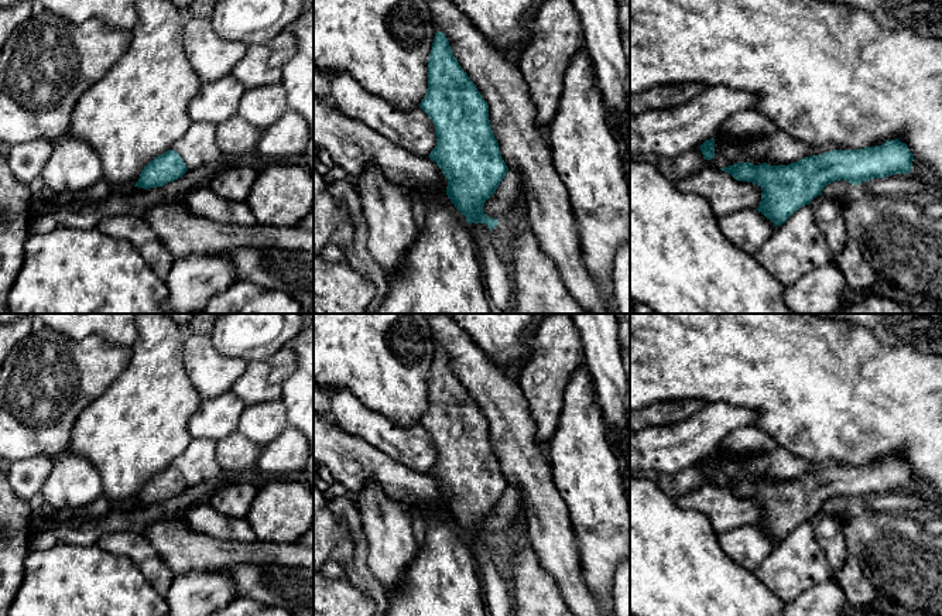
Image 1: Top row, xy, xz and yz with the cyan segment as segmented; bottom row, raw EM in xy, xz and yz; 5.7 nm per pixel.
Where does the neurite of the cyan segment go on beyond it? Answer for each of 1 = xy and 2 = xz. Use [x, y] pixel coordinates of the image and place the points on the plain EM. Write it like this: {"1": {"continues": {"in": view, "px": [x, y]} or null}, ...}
{"1": {"continues": null}, "2": {"continues": null}}

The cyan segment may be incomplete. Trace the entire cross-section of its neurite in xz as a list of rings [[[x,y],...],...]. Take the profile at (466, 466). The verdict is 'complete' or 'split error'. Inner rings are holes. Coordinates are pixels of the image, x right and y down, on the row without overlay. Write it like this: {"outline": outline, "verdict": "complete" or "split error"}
{"outline": [[[435,349],[428,376],[428,407],[419,424],[435,442],[436,462],[428,472],[448,496],[446,511],[469,541],[484,540],[491,547],[499,537],[489,534],[484,519],[506,493],[506,482],[489,437],[489,422],[455,374],[443,349]]], "verdict": "complete"}

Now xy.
{"outline": [[[168,466],[150,478],[140,490],[134,503],[150,506],[162,503],[182,493],[188,487],[181,472]]], "verdict": "complete"}

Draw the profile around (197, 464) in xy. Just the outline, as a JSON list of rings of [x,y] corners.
[[[192,438],[171,466],[181,472],[188,486],[209,482],[223,473],[216,461],[216,441],[206,438]]]

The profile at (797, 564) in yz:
[[[809,521],[794,528],[753,574],[785,603],[825,584],[832,571]]]

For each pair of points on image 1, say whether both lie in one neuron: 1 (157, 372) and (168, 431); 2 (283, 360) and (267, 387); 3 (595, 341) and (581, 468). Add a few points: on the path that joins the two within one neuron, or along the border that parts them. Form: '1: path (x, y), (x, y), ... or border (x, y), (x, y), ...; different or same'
1: path (157, 386), (157, 417); same
2: path (277, 368), (267, 380); same
3: border (583, 362), (592, 380), (599, 409); different

